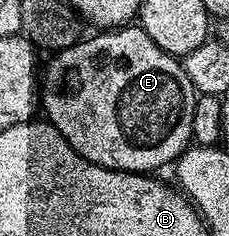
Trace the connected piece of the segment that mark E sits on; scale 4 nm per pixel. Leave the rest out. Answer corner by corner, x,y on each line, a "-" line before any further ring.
124,25
118,29
103,29
92,39
87,37
80,38
79,42
74,43
71,47
66,47
64,51
54,52
50,56
51,59
47,63
47,72
41,75
41,111
44,111
46,122
54,125
61,133
61,137
65,137
65,141
69,141
69,145
78,155
88,159
90,163
96,163
102,167
108,167
114,171
137,171
140,173
158,172
158,167
174,164
175,160
187,150
192,142
191,126
193,125
193,109
197,92
193,81
189,81
189,77
185,73
182,62
176,56
165,53
156,45
149,37
149,33
145,33
143,28
138,25

